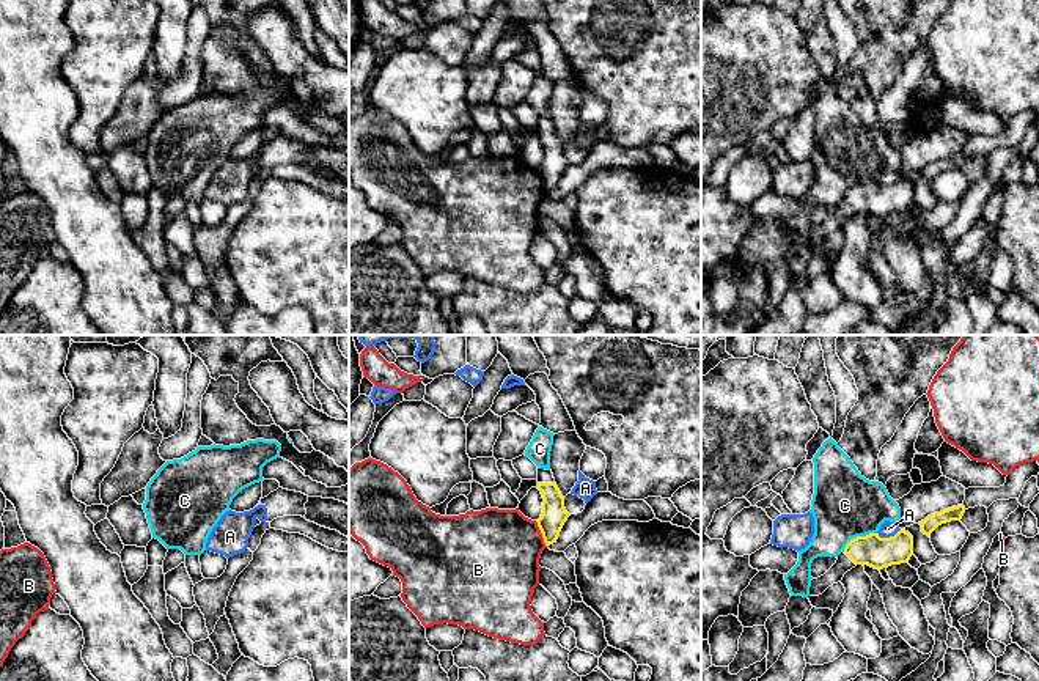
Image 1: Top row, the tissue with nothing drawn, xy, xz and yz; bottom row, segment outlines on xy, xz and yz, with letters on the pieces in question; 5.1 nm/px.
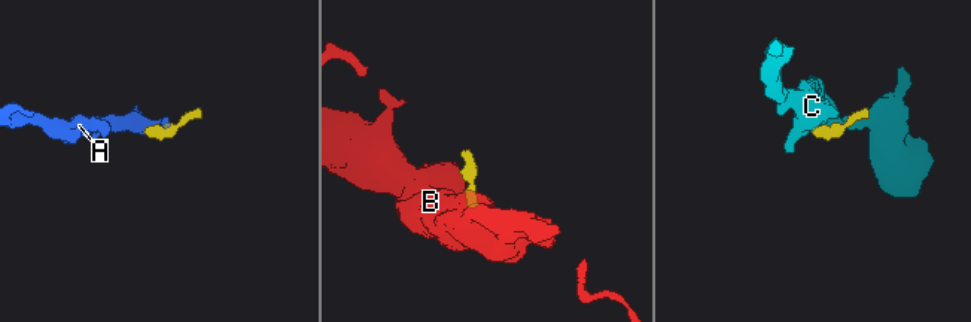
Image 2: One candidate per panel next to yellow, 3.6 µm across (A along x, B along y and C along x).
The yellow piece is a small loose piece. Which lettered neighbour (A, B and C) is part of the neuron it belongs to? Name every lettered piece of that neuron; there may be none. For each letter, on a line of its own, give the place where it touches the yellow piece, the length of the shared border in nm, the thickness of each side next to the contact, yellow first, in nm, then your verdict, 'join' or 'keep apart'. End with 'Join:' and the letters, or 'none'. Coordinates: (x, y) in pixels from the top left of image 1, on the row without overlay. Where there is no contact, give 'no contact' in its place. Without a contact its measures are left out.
A: yz (890, 184) | 130 nm | 160/80 nm | keep apart
B: xz (541, 180) | 150 nm | 130/440 nm | keep apart
C: yz (857, 184) | 200 nm | 160/340 nm | keep apart
Join: none

